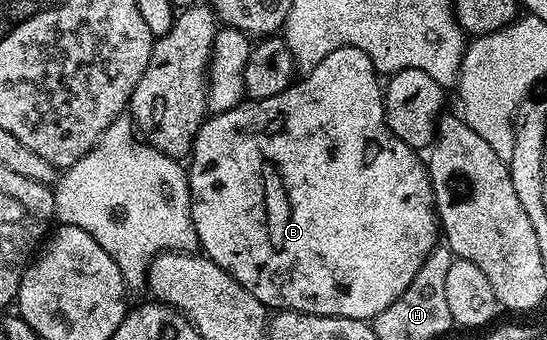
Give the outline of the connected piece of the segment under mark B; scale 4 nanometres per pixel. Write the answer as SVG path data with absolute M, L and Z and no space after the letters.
M343 46L339 50L331 50L323 62L319 62L279 94L262 100L246 99L231 110L210 115L193 139L193 151L187 160L187 175L189 197L193 203L191 218L197 231L200 251L223 270L227 270L235 282L255 294L255 298L259 298L266 309L372 321L374 316L387 310L387 306L391 306L391 302L395 302L395 298L399 298L407 286L411 286L411 278L419 274L419 266L423 266L426 258L438 247L439 221L426 161L422 157L420 160L415 149L395 138L395 134L391 134L385 125L383 84L377 79L379 73L363 50L355 46Z

